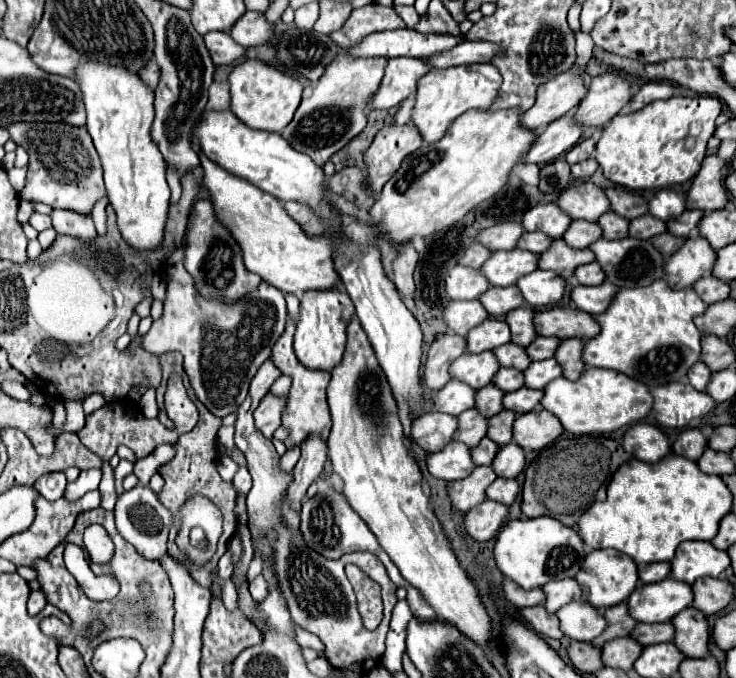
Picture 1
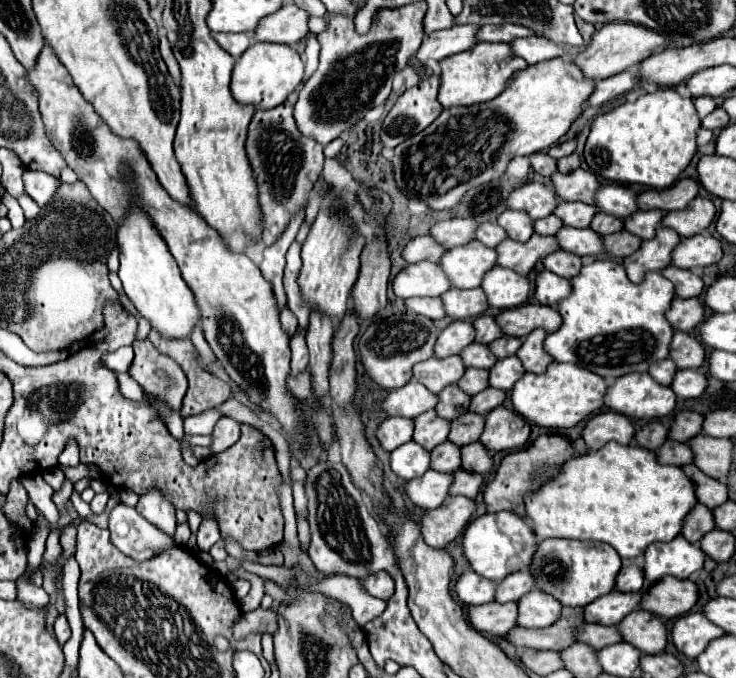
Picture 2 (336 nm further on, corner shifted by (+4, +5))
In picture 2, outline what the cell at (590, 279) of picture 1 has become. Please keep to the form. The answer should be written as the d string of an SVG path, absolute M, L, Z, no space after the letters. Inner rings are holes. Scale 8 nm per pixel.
M556 250L554 254L546 256L542 260L542 264L544 264L546 270L550 270L550 272L562 276L562 278L568 278L568 280L578 276L580 270L582 270L582 258L576 256L576 254L568 254L564 250Z

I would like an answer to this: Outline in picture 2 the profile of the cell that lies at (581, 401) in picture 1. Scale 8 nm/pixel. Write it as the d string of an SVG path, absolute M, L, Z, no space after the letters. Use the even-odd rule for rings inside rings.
M552 362L548 370L540 376L526 372L520 382L514 384L510 398L514 410L524 416L528 422L534 422L544 428L574 428L582 420L594 416L604 406L608 384L602 376L584 370L580 366Z

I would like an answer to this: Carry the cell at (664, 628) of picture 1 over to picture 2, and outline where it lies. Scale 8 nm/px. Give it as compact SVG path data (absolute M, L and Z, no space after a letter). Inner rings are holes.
M586 624L578 630L578 642L586 642L596 650L622 642L622 634L616 626L602 626L602 624Z

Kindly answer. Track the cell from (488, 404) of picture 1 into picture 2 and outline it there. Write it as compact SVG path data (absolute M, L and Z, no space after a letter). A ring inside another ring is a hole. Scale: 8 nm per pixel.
M456 384L446 386L446 390L442 390L438 396L440 396L440 402L436 406L436 412L446 420L454 420L466 414L470 408L470 400L472 400L472 396L466 394L464 390L458 390Z

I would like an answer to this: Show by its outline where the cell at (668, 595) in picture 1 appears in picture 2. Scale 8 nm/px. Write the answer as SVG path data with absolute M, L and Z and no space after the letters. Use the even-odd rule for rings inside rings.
M612 590L610 594L598 598L590 606L584 608L586 622L616 626L626 618L630 612L638 610L642 602L642 592L620 592Z

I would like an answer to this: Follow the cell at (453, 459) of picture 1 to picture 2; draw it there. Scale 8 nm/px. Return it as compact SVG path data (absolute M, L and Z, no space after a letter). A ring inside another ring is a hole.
M410 440L408 444L402 444L396 448L390 456L390 466L396 476L402 480L412 480L422 476L426 470L430 470L430 452L422 448L418 442Z

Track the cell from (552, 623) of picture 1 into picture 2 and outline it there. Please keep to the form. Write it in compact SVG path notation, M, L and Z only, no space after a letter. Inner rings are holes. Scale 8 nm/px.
M490 602L482 606L468 608L470 622L478 632L492 636L506 636L512 628L518 626L518 606L514 602L500 604Z

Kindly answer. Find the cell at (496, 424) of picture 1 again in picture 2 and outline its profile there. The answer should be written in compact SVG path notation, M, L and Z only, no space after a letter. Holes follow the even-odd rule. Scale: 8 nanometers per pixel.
M466 412L460 418L452 420L452 430L450 430L450 442L456 442L458 446L466 446L472 442L478 442L484 430L484 416L476 412Z

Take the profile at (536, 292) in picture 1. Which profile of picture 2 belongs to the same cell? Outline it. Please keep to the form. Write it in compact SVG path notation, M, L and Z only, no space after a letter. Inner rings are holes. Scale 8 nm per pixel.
M496 266L482 280L482 288L488 296L490 306L494 308L516 308L528 302L530 296L530 280L526 276L516 274L514 270Z

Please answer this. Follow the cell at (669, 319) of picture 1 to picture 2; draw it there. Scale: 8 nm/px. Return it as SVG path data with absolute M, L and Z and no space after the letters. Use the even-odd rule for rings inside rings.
M594 260L582 266L580 274L570 282L572 282L572 294L562 302L558 302L558 312L562 314L564 322L556 332L548 334L544 340L544 348L554 360L572 362L606 380L614 380L632 372L648 372L648 368L654 362L664 360L670 354L674 330L666 318L666 312L670 310L676 290L674 284L668 278L664 278L660 272L646 274L644 282L634 284L628 280L624 266L612 260Z

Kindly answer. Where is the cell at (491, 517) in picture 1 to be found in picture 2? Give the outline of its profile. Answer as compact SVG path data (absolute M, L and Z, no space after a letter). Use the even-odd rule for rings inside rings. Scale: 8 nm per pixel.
M450 496L440 508L428 510L422 518L424 542L432 548L444 548L460 536L476 512L476 502L466 496Z

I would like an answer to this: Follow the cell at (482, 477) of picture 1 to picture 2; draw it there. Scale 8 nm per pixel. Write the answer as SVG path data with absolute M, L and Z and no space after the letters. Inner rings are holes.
M428 470L424 476L414 478L406 484L406 494L410 496L410 500L426 510L438 508L444 504L444 500L450 496L448 490L454 482L452 474L446 472L436 472L436 470Z

